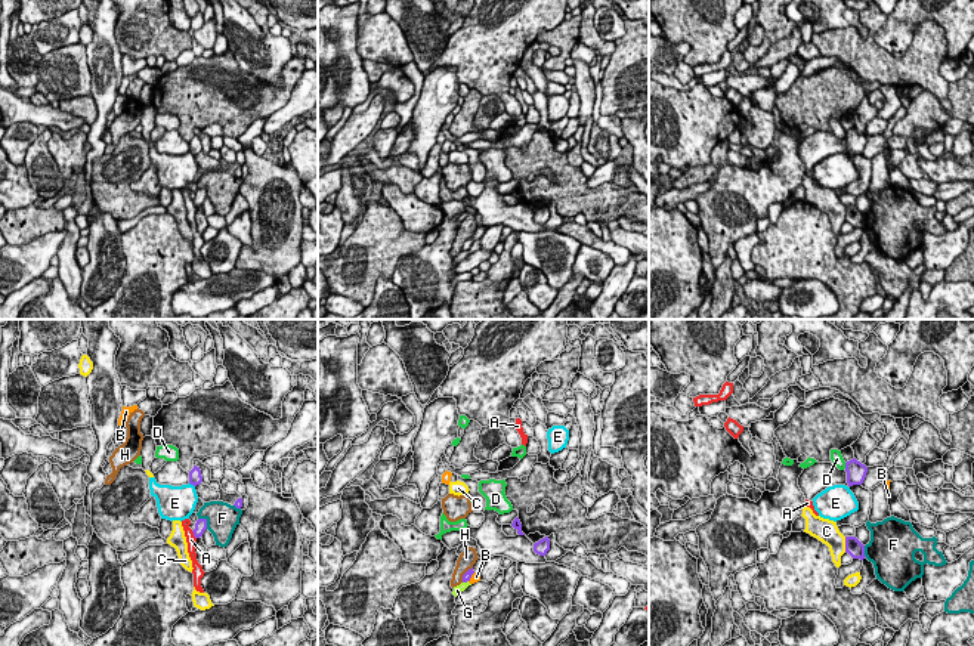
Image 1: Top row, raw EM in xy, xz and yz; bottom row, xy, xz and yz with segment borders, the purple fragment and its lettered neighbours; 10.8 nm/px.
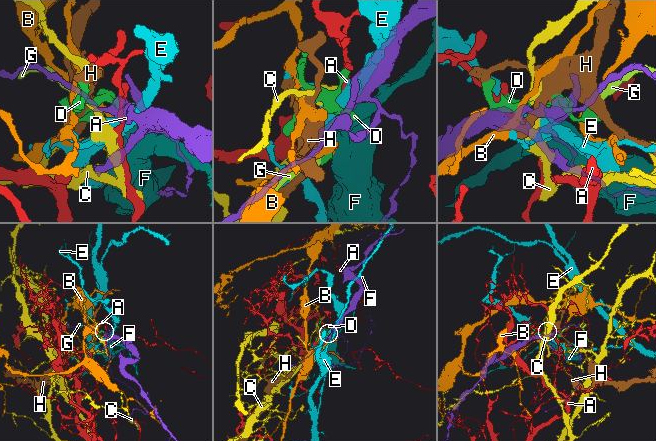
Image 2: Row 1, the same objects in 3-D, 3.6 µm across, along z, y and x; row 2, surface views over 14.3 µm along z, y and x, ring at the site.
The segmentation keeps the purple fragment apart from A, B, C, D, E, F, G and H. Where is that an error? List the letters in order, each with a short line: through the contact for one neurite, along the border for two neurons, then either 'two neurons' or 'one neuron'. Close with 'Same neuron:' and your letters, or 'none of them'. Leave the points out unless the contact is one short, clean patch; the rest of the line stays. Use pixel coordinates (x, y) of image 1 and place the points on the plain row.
A: line xy (191, 200), (195, 207); two neurons
B: two neurons
C: two neurons
D: two neurons
E: two neurons
F: two neurons
G: two neurons
H: line xz (472, 235), (461, 250); two neurons
Same neuron: none of them

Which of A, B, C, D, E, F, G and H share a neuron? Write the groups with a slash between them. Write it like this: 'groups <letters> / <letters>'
groups A / B / C / D G / E / F / H

